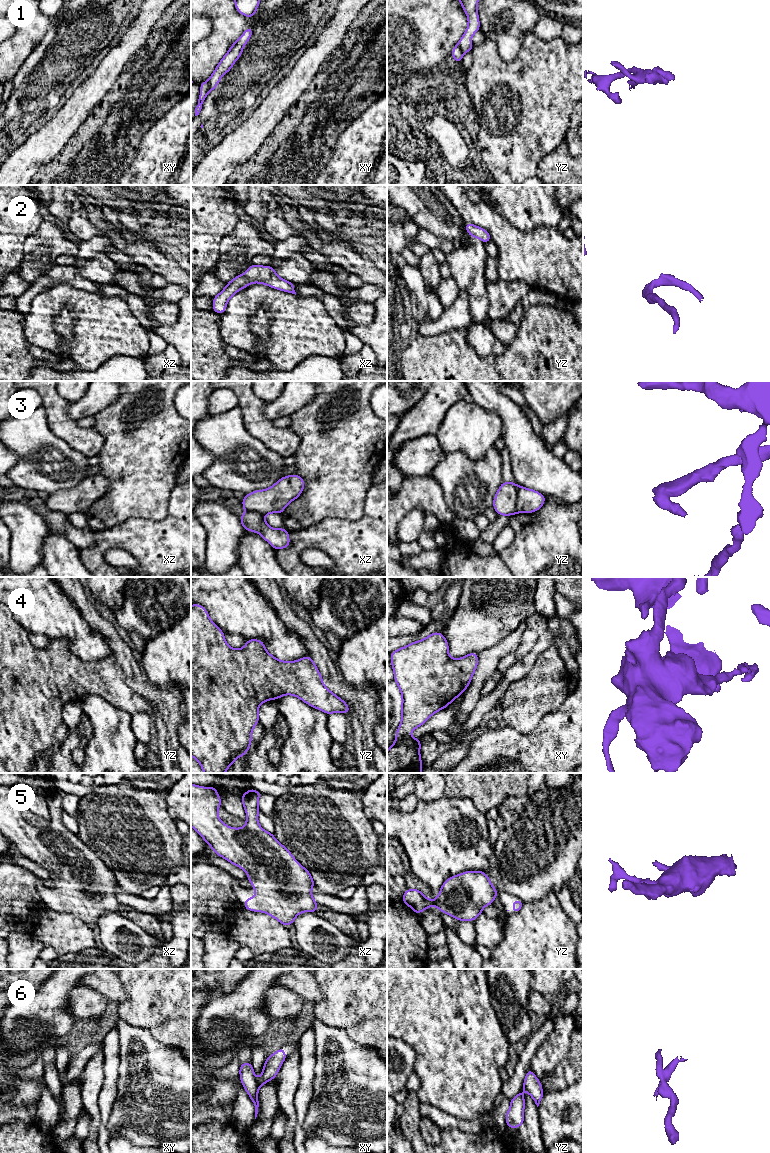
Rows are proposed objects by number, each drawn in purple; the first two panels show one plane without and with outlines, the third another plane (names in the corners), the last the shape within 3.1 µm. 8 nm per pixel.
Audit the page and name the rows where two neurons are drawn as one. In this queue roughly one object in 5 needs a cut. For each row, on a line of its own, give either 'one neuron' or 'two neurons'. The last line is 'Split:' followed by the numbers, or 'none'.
1: two neurons
2: one neuron
3: two neurons
4: one neuron
5: one neuron
6: two neurons
Split: 1, 3, 6

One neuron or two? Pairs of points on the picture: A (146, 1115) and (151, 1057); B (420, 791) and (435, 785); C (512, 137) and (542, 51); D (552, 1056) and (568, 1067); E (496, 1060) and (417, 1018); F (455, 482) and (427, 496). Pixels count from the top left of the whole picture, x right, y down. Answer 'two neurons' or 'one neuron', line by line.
A: one neuron
B: one neuron
C: one neuron
D: two neurons
E: one neuron
F: two neurons

